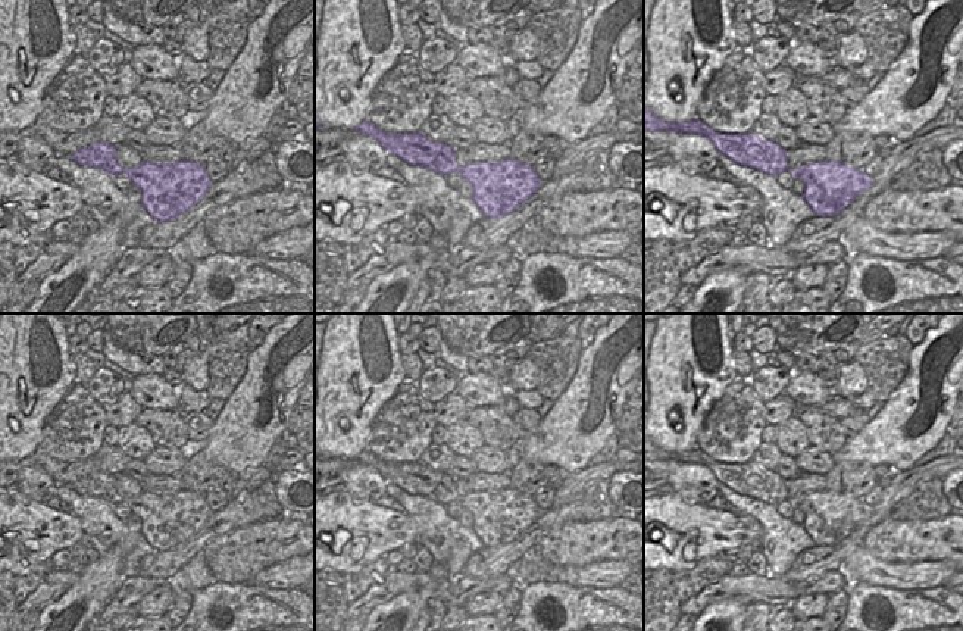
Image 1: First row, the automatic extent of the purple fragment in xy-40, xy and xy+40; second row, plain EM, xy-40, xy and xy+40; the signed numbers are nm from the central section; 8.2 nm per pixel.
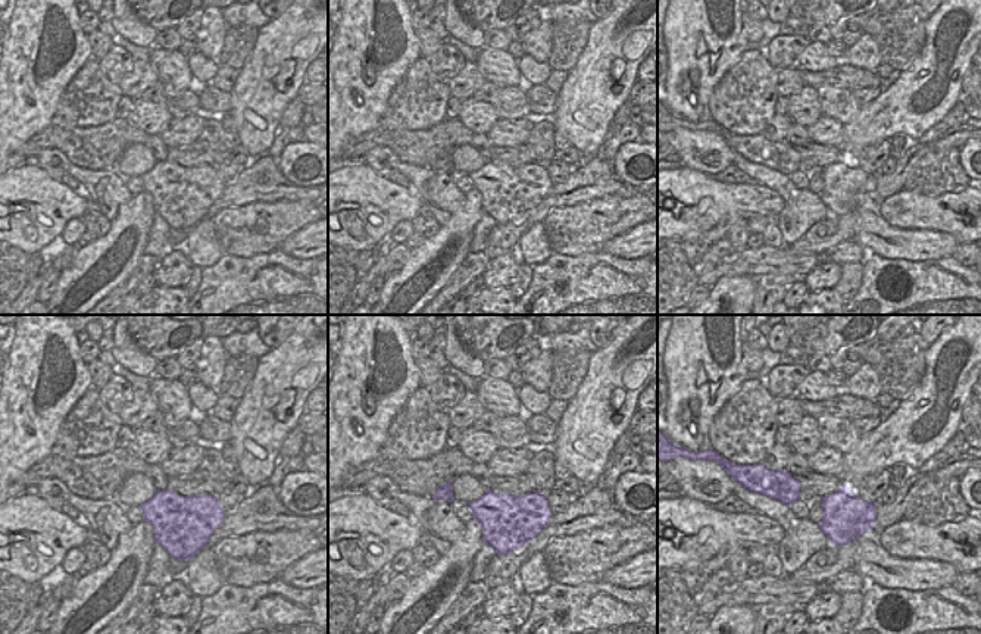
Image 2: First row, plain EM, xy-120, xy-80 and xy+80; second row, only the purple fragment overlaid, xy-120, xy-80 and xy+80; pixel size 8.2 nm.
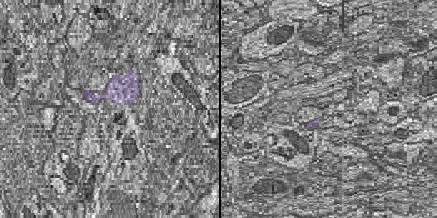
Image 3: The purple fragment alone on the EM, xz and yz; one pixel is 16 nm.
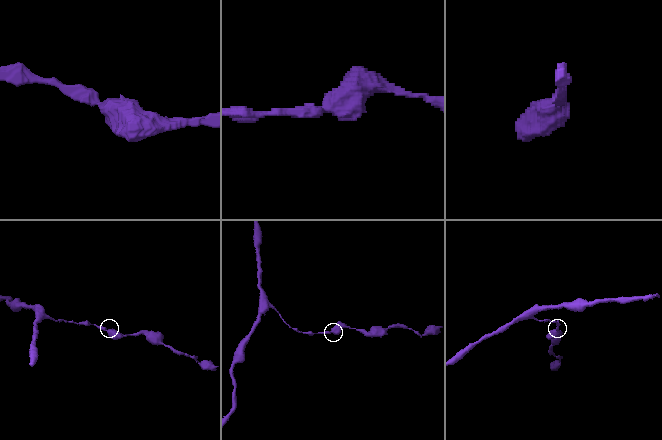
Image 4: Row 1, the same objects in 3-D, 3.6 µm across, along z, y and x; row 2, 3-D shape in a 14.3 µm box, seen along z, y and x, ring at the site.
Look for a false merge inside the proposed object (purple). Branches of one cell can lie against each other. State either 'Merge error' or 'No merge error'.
No merge error.

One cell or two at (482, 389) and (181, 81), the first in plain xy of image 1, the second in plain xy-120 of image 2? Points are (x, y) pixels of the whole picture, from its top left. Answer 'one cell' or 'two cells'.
one cell

